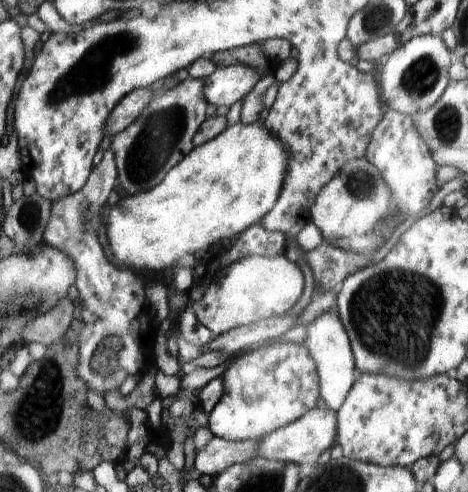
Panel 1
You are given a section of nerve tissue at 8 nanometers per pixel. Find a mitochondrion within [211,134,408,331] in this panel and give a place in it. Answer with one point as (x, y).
(359, 183)

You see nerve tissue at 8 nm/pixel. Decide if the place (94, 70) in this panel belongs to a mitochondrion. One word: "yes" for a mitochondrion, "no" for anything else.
yes

